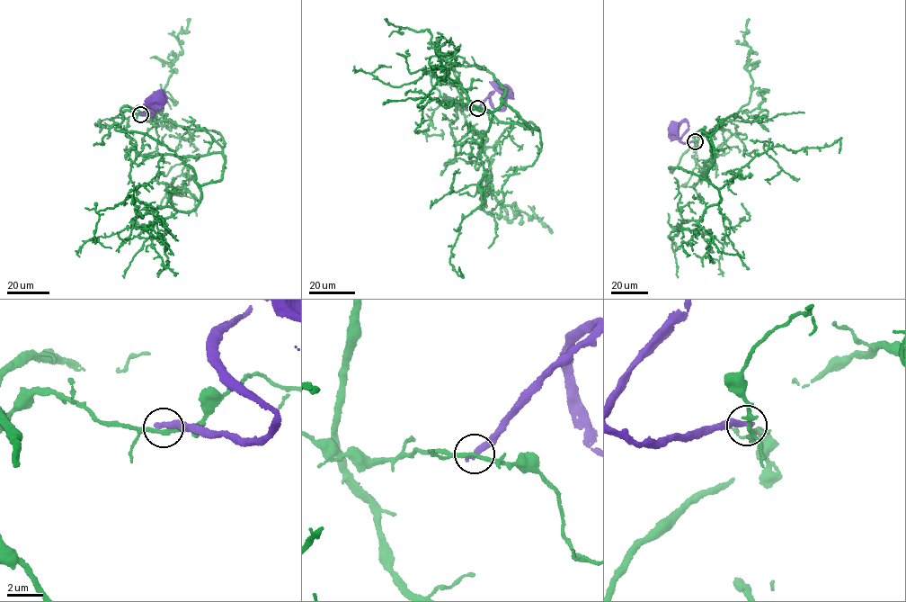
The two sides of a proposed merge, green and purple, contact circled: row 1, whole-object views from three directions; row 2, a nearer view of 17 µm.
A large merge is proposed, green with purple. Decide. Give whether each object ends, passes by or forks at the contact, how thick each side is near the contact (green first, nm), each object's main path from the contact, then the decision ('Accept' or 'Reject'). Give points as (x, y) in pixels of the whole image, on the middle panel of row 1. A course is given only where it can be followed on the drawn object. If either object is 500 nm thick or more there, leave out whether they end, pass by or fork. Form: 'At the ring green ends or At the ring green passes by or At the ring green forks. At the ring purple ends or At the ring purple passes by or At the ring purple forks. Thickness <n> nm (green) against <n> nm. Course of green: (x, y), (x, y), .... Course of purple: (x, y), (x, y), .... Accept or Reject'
At the ring green passes by. At the ring purple ends. Thickness 220 nm (green) against 400 nm. Course of green: (477, 108), (536, 130), (503, 103), (492, 112), (481, 204), (451, 249), (459, 267). Course of purple: (477, 108), (493, 92), (490, 94), (492, 106), (501, 109), (505, 103), (501, 92), (504, 90). Reject

